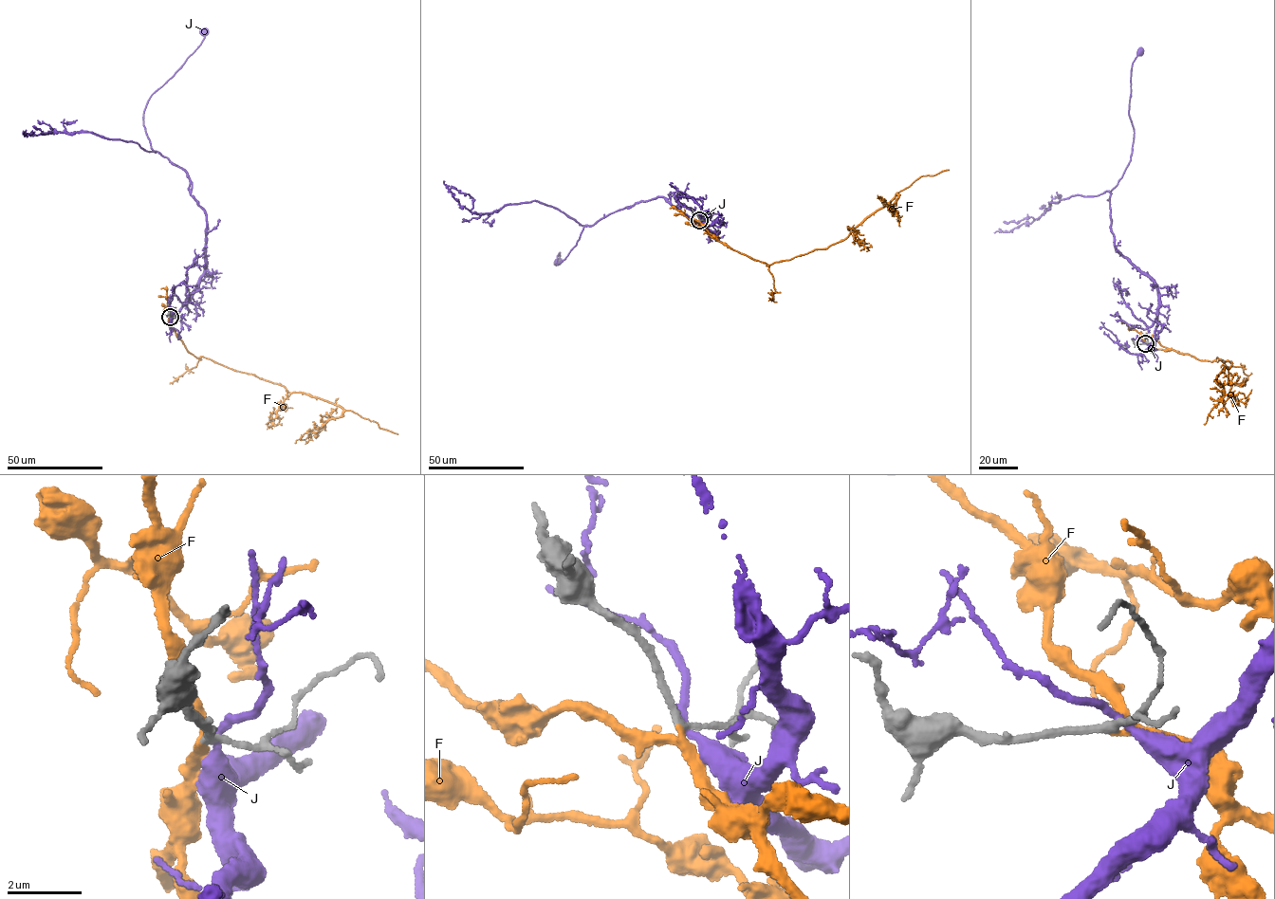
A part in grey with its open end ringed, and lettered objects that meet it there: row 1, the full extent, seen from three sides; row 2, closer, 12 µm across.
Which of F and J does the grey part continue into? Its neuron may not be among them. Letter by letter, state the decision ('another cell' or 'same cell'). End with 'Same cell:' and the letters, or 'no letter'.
F: same cell
J: another cell
Same cell: F

